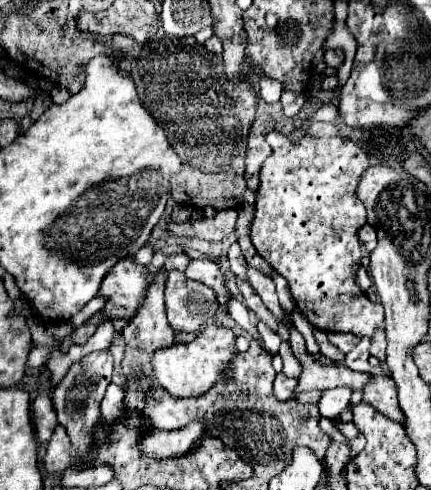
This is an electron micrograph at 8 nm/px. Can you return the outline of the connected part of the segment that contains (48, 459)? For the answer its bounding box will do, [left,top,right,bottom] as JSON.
[43,426,71,472]

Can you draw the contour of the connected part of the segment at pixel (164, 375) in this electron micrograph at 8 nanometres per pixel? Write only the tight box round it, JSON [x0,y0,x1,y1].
[153,326,237,398]

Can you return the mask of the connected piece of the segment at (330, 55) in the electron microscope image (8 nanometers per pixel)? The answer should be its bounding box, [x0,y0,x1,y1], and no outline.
[325,50,345,70]

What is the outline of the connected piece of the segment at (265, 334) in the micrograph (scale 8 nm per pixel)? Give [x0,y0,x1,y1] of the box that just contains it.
[257,322,281,353]

